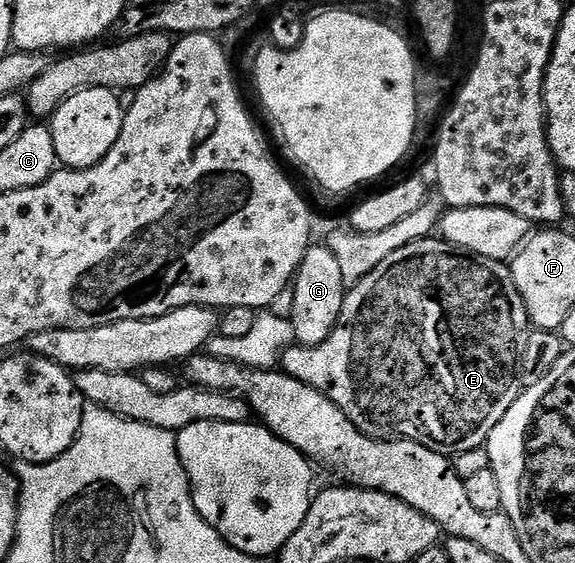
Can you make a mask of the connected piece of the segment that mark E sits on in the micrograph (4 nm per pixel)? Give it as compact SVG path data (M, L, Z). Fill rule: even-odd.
M429 236L407 244L406 247L392 252L370 275L364 276L349 287L338 324L334 331L319 346L295 344L282 353L280 369L282 373L308 384L319 390L332 404L336 404L360 428L360 432L371 436L397 436L413 442L424 444L436 452L447 456L466 454L469 450L481 451L485 447L488 436L500 420L504 420L504 412L516 404L520 393L520 371L524 348L528 344L528 336L532 327L530 317L524 308L524 300L512 280L512 272L506 262L497 262L480 257L479 254L463 252L457 246L447 242L441 236Z

